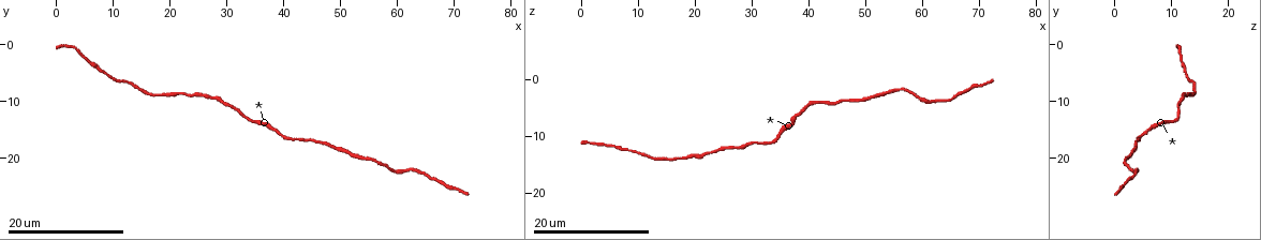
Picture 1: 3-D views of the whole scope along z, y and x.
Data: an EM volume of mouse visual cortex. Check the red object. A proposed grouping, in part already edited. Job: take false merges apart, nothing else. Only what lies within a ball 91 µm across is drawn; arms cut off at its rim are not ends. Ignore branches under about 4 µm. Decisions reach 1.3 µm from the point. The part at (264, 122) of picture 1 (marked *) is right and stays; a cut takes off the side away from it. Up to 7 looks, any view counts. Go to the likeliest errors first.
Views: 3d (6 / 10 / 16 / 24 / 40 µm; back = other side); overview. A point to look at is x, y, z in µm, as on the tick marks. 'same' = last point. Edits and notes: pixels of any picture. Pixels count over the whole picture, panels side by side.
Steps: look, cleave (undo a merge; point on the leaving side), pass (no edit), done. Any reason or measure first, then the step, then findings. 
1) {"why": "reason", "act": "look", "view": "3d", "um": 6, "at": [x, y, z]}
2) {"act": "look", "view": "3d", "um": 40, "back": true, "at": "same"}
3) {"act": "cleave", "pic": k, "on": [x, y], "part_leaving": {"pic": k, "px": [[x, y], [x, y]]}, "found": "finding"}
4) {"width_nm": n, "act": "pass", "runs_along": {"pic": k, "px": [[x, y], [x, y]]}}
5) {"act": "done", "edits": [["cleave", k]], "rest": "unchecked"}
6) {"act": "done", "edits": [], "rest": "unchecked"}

{"why": "sudden change in width", "act": "look", "view": "3d", "um": 24, "at": [24.0, 8.5, 13.0]}

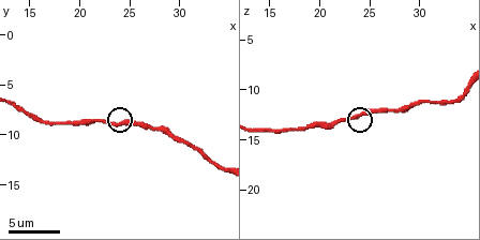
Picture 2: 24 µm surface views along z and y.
{"act": "look", "view": "3d", "um": 10, "at": [23.8, 9.0, 12.4]}

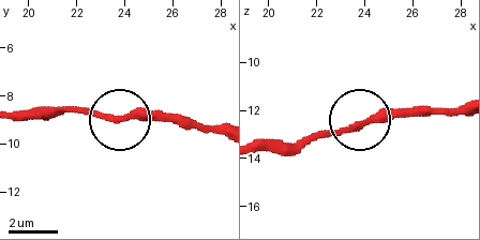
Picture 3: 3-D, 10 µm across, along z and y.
{"width_nm": 310, "act": "pass", "runs_along": {"pic": 3, "px": [[461, 108], [303, 135]]}, "found": "one neuron here"}

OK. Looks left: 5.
{"why": "narrows sharply", "act": "look", "view": "3d", "um": 24, "at": [65.0, 23.0, 3.5]}

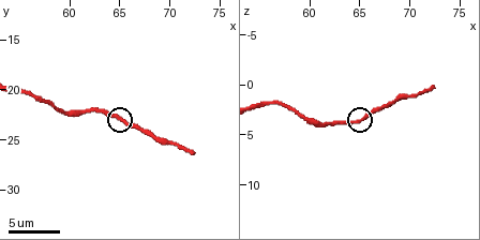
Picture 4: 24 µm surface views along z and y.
{"act": "look", "view": "3d", "um": 6, "at": [65.2, 22.8, 3.6]}

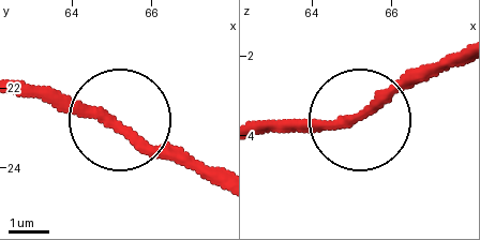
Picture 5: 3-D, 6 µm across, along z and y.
{"act": "pass", "runs_along": {"pic": 5, "px": [[26, 93], [98, 107], [196, 171]]}, "found": "all the same neuron"}

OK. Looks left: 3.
{"act": "look", "view": "3d", "um": 16, "at": [10.0, 6.0, 13.0]}

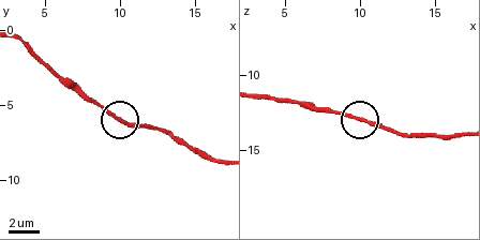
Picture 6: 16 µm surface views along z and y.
{"why": "closer look", "act": "look", "view": "3d", "um": 10, "at": [10.0, 6.0, 13.0]}

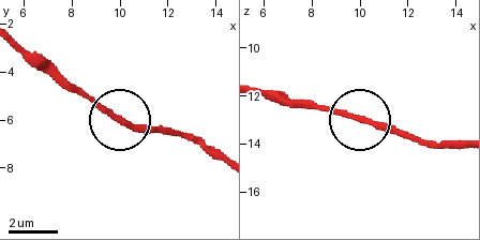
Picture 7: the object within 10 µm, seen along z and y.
{"act": "pass", "found": "continuous, no second neuron"}

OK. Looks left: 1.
{"why": "thick turns thin", "act": "look", "view": "3d", "um": 6, "at": [19.2, 8.6, 13.6]}

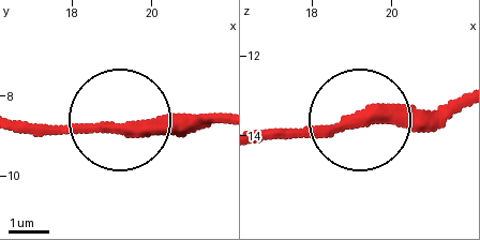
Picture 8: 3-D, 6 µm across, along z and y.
{"act": "pass", "found": "continuous, no second neuron"}

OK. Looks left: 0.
{"act": "done", "edits": [], "rest": "unchecked"}

